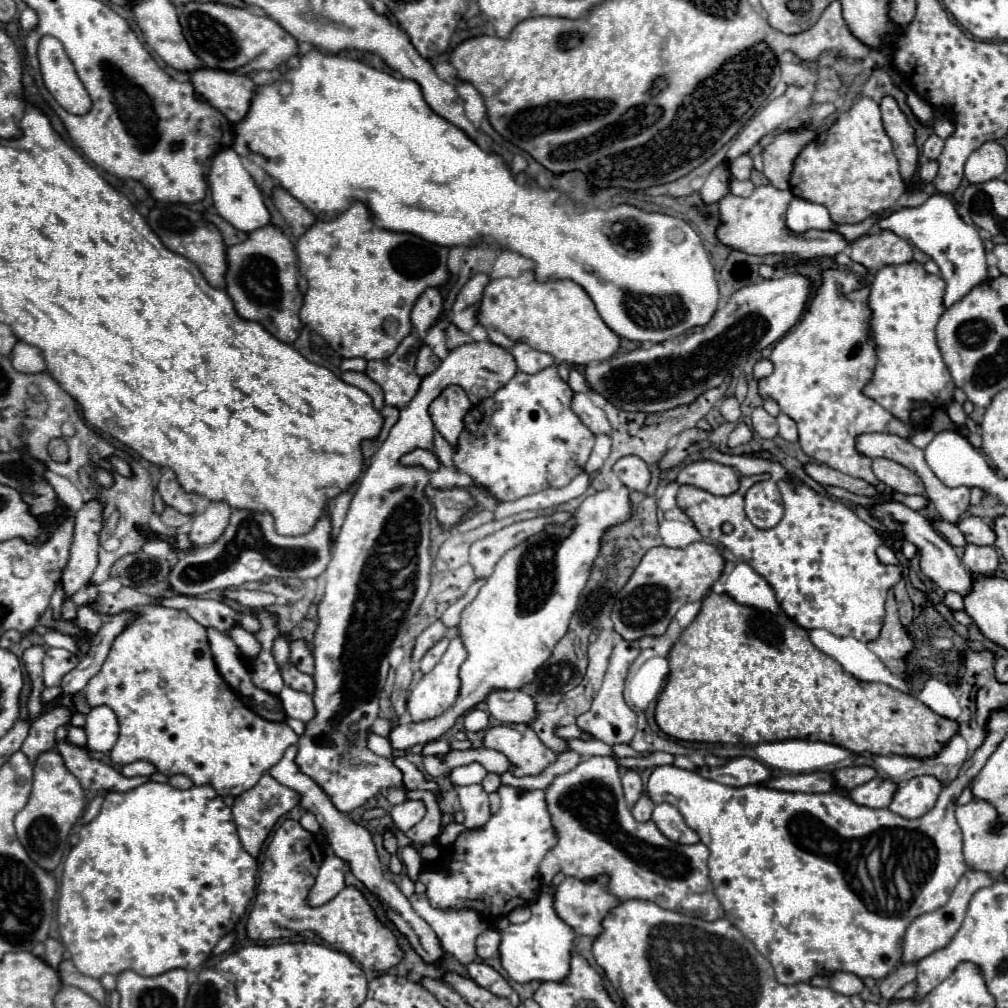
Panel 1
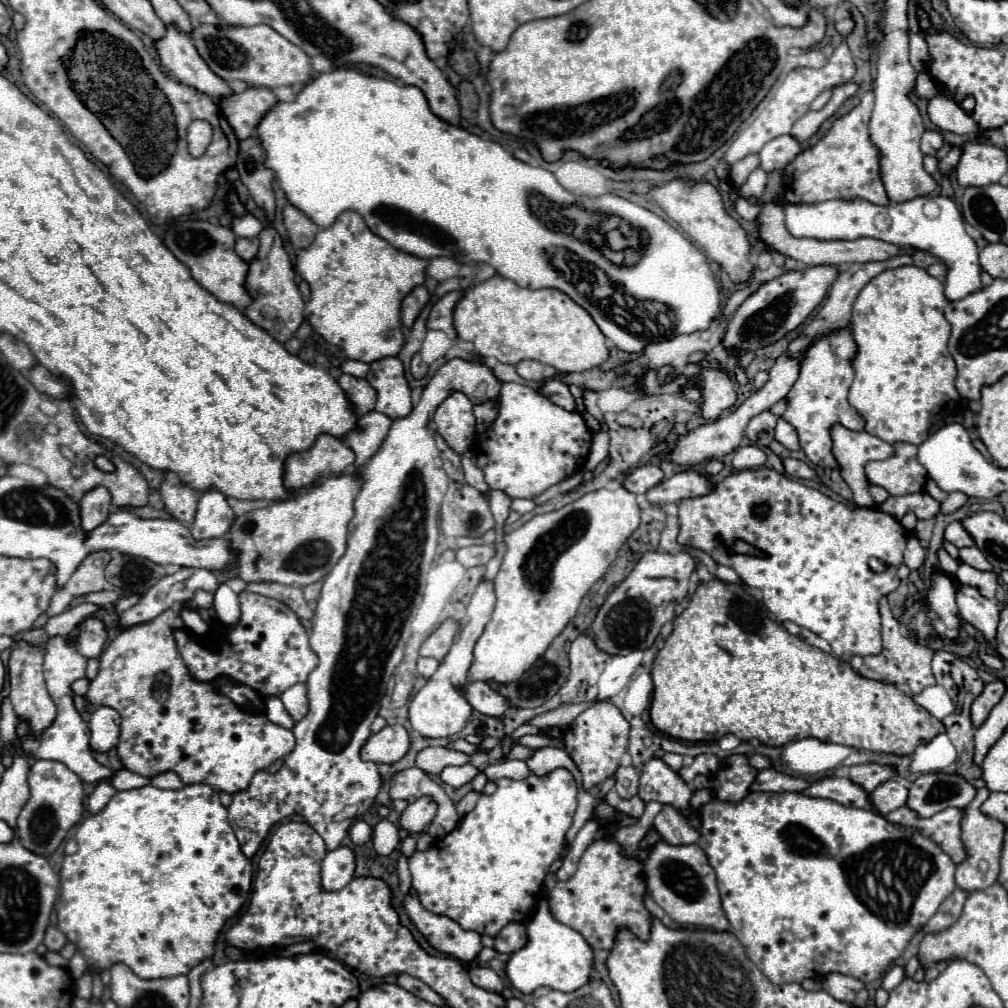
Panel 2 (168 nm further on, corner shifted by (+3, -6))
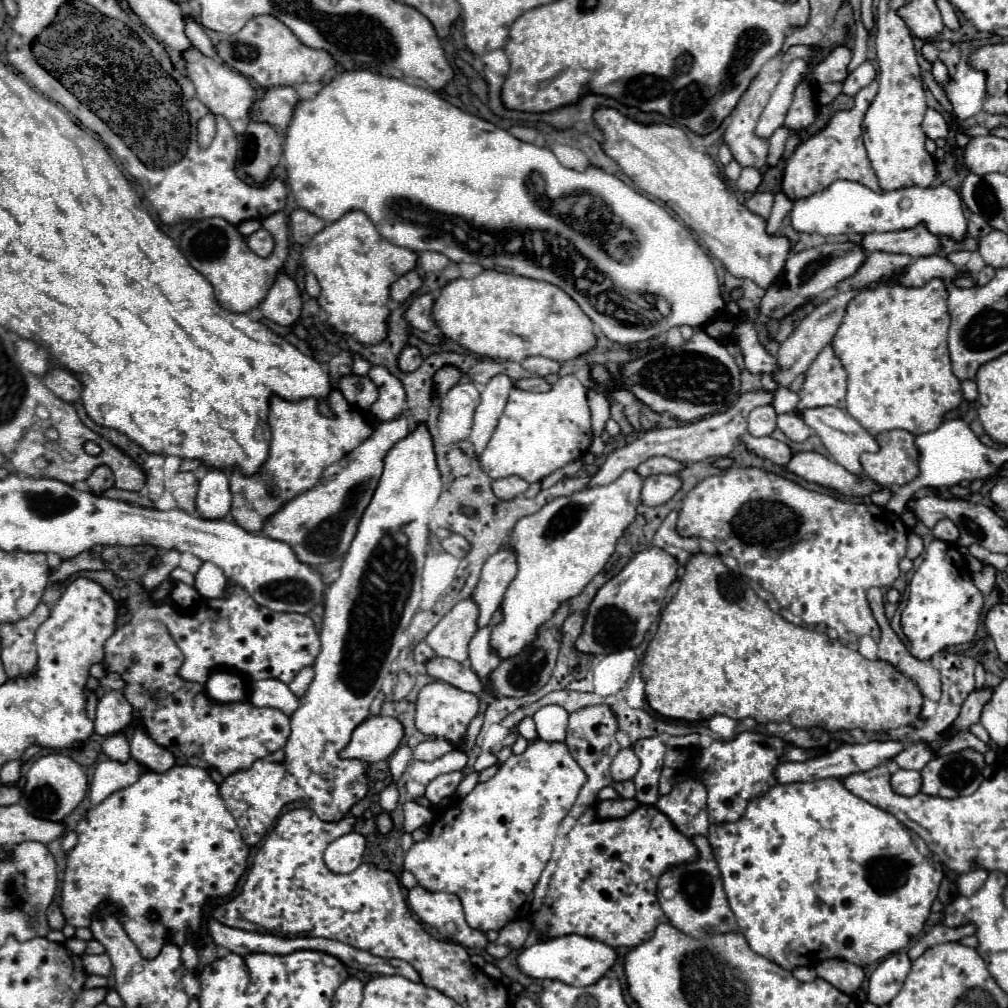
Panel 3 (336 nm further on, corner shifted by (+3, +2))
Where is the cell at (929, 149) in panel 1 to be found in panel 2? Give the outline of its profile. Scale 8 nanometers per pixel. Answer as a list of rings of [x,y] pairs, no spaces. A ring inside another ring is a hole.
[[[926,130],[922,136],[922,154],[926,156],[936,156],[936,152],[942,148],[944,138],[936,130]]]

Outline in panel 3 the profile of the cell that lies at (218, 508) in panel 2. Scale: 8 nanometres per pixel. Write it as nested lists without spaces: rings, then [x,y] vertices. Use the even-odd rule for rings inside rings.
[[[208,470],[206,476],[200,480],[200,488],[196,496],[198,514],[208,520],[220,520],[228,516],[230,504],[232,504],[232,494],[228,488],[226,472]]]

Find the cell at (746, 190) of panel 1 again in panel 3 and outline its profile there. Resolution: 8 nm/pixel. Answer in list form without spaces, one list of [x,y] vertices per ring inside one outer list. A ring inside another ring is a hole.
[[[756,192],[752,194],[748,200],[746,200],[746,208],[752,210],[754,214],[760,214],[762,218],[768,218],[770,216],[770,210],[772,210],[772,194],[768,192]]]

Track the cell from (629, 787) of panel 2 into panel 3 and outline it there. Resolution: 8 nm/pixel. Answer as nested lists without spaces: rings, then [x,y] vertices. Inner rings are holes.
[[[622,748],[616,758],[612,760],[612,778],[614,782],[624,782],[624,780],[632,780],[636,776],[640,768],[640,760],[636,758],[634,750],[632,748]]]

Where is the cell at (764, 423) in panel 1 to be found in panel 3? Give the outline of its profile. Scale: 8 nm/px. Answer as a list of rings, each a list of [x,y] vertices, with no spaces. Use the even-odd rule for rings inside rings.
[[[760,406],[750,412],[748,432],[752,436],[770,436],[776,428],[776,412],[770,406]]]

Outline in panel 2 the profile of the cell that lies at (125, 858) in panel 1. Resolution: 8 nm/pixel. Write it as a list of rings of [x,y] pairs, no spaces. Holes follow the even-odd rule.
[[[190,784],[180,790],[160,790],[154,786],[144,786],[128,792],[116,792],[112,800],[106,804],[106,808],[94,816],[88,816],[76,832],[76,842],[78,842],[78,852],[72,856],[66,856],[62,862],[60,870],[60,900],[58,900],[58,928],[64,932],[68,942],[72,942],[84,956],[86,960],[86,972],[76,980],[76,996],[80,998],[90,998],[92,996],[92,970],[102,970],[102,968],[112,968],[112,964],[128,964],[136,976],[152,980],[152,978],[168,978],[168,976],[178,976],[178,974],[188,974],[196,964],[200,964],[204,958],[210,958],[214,954],[216,938],[222,930],[222,926],[228,920],[237,915],[242,915],[240,909],[247,899],[250,899],[252,889],[252,863],[248,860],[240,844],[234,836],[234,830],[228,822],[228,812],[218,800],[218,792],[210,788],[208,784]]]

